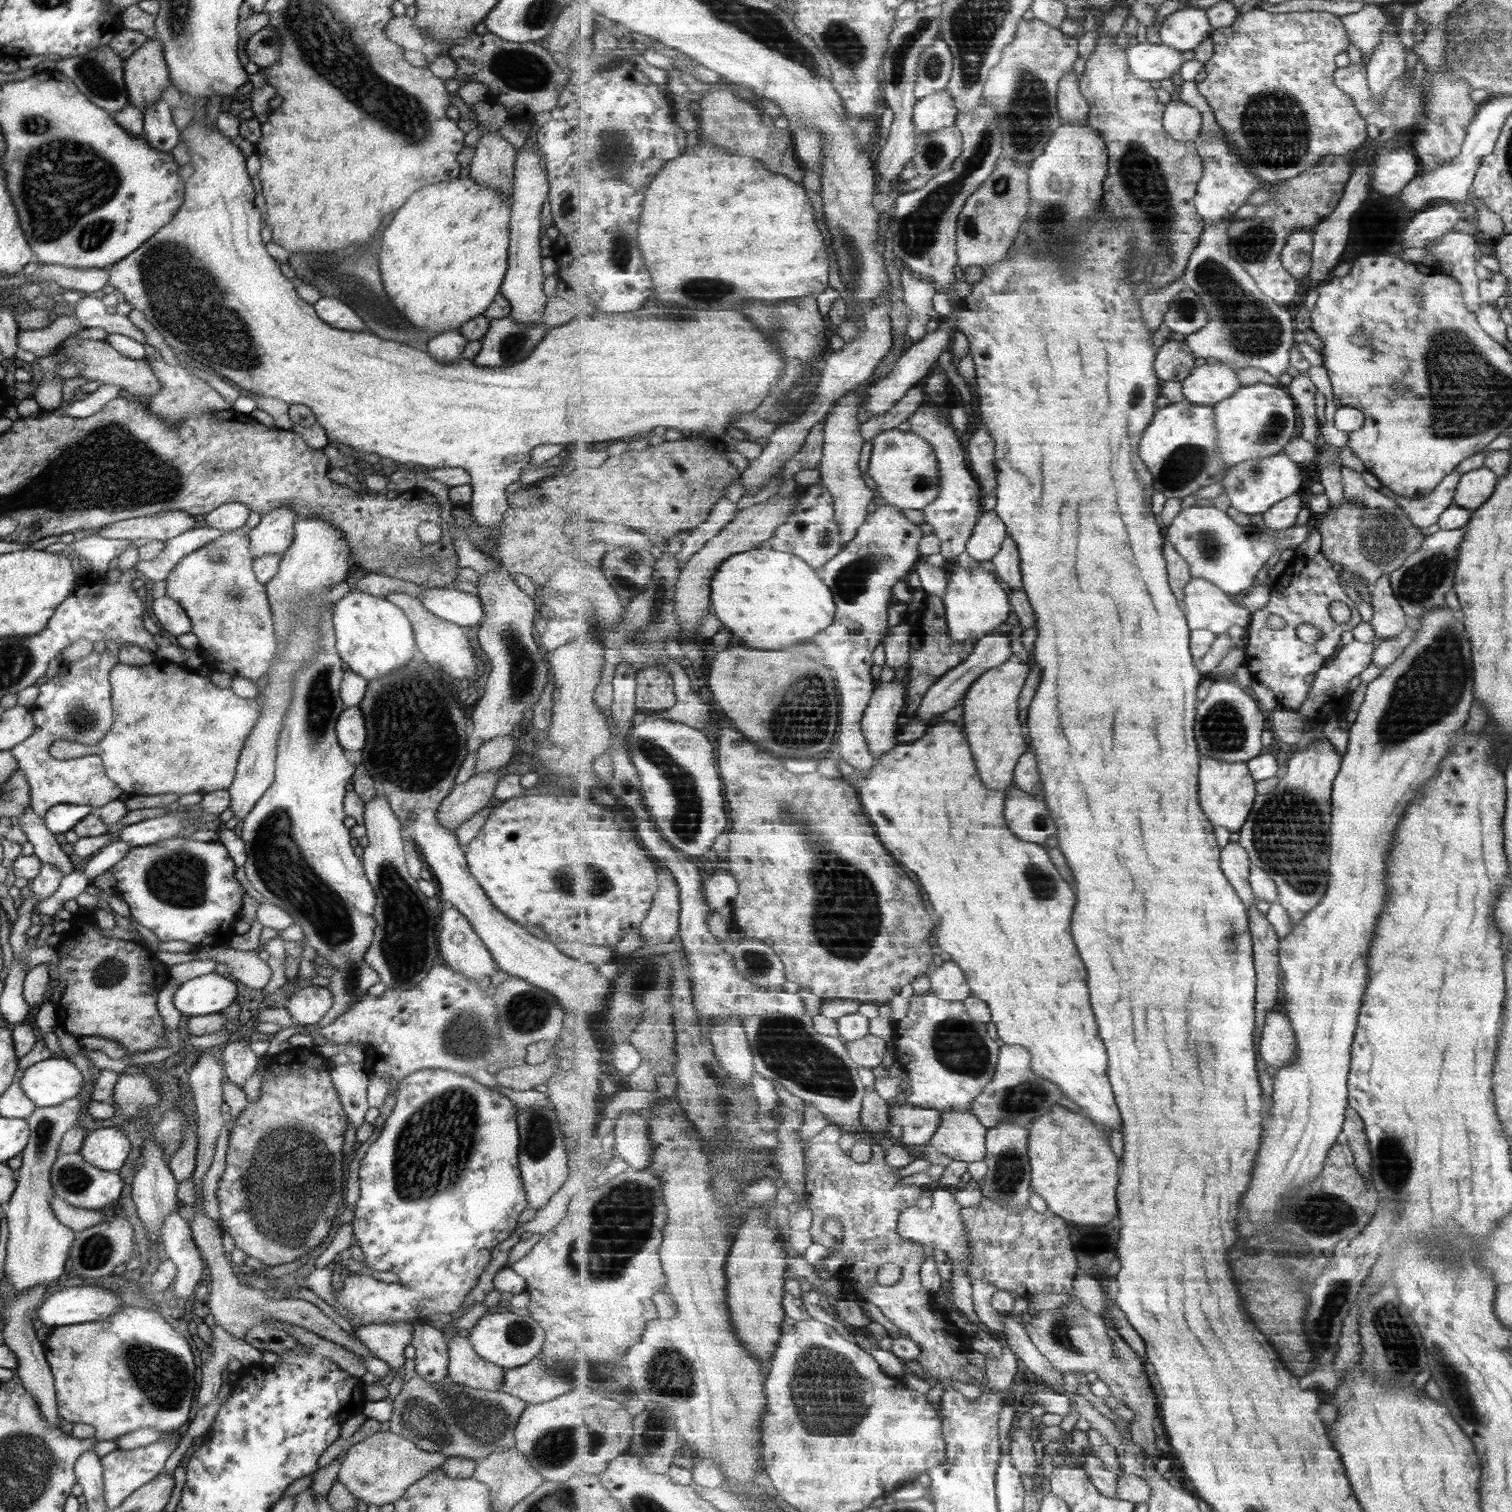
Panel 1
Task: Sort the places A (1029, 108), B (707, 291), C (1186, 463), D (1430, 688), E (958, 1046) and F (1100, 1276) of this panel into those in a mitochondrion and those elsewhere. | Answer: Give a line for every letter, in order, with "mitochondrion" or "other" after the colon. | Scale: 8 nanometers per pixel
A: mitochondrion
B: mitochondrion
C: mitochondrion
D: mitochondrion
E: mitochondrion
F: other

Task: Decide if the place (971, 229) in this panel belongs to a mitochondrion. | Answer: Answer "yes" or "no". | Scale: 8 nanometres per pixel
yes

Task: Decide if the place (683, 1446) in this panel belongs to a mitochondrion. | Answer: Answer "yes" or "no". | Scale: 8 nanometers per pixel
no

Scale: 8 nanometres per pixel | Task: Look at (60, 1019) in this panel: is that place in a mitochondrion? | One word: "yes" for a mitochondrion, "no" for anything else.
no

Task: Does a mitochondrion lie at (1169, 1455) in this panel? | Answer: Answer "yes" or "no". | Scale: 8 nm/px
no

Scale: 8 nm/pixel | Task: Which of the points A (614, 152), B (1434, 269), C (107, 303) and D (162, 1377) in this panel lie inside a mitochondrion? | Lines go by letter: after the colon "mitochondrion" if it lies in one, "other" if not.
A: mitochondrion
B: other
C: other
D: mitochondrion

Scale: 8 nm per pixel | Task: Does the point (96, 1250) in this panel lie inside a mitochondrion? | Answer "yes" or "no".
yes

